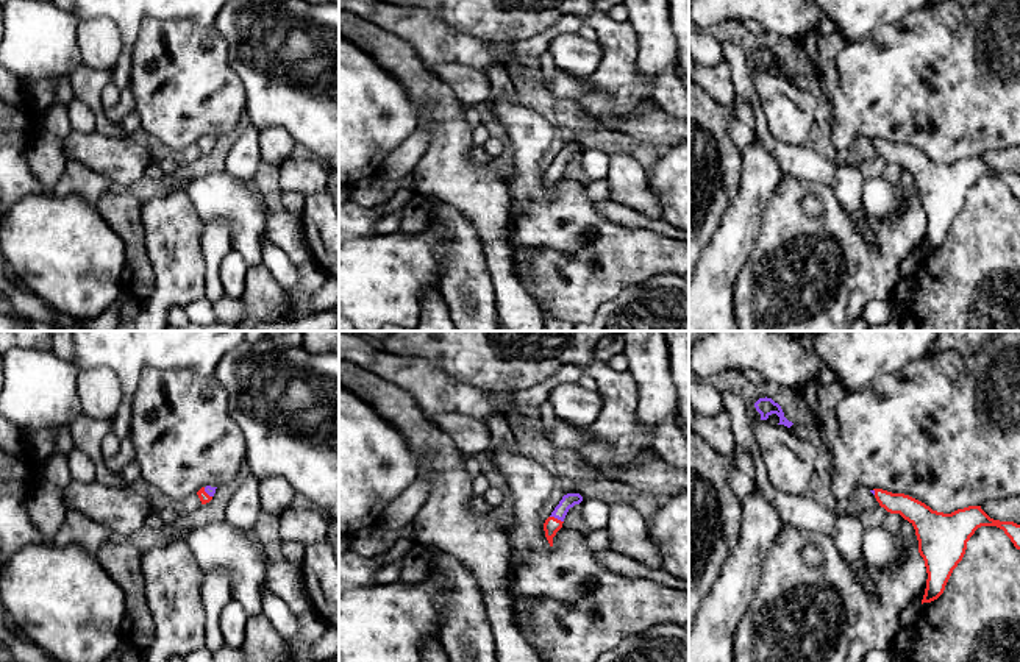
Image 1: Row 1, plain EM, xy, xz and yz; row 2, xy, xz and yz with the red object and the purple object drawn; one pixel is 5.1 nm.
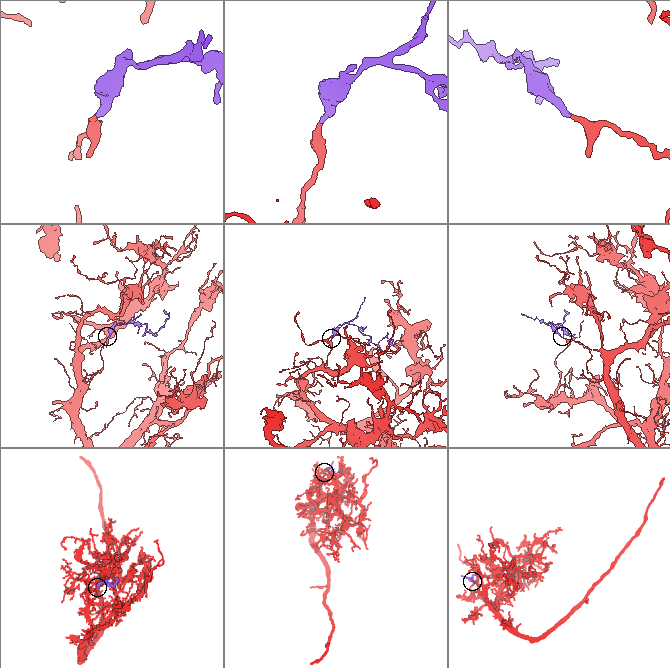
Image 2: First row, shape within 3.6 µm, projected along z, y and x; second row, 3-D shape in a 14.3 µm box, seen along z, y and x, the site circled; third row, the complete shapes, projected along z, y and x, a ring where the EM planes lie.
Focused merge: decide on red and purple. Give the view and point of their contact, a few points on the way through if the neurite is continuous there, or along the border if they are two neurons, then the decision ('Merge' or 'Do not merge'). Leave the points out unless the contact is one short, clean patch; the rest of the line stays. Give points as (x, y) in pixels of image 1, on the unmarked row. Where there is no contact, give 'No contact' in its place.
Touches red at xz (556, 169). Path across: xz (552, 175), (556, 169), (569, 150). Merge

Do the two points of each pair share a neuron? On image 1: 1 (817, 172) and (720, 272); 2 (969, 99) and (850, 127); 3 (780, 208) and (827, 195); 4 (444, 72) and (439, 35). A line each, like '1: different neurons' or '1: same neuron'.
1: different neurons
2: same neuron
3: same neuron
4: different neurons

